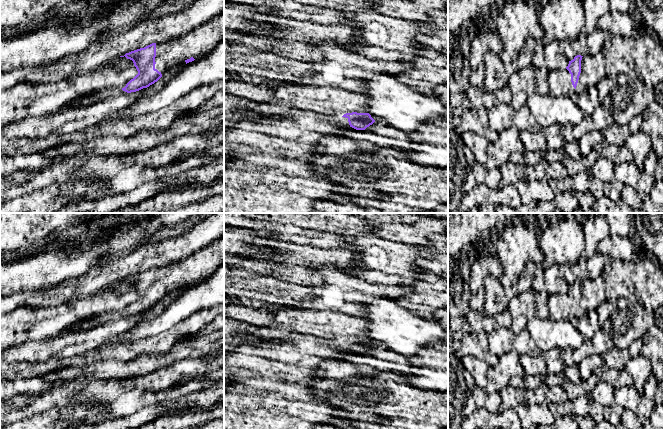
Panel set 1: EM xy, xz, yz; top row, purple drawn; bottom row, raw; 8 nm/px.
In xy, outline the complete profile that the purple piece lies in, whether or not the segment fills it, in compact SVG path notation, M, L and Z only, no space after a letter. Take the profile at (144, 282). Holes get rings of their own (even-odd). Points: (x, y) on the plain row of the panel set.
M224 236L186 259L126 277L124 280L133 285L138 298L122 314L131 317L149 311L161 304L173 291L184 291L207 279L223 263Z

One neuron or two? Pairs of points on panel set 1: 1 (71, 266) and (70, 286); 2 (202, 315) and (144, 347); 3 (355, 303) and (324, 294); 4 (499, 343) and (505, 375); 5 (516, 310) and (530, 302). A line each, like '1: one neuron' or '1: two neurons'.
1: two neurons
2: one neuron
3: one neuron
4: two neurons
5: two neurons

